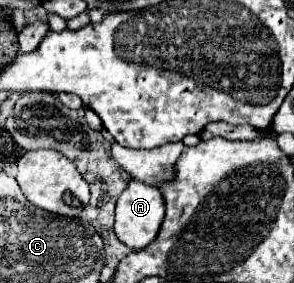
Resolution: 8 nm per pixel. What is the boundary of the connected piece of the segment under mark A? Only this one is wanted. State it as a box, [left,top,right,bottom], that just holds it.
[115,178,165,250]

